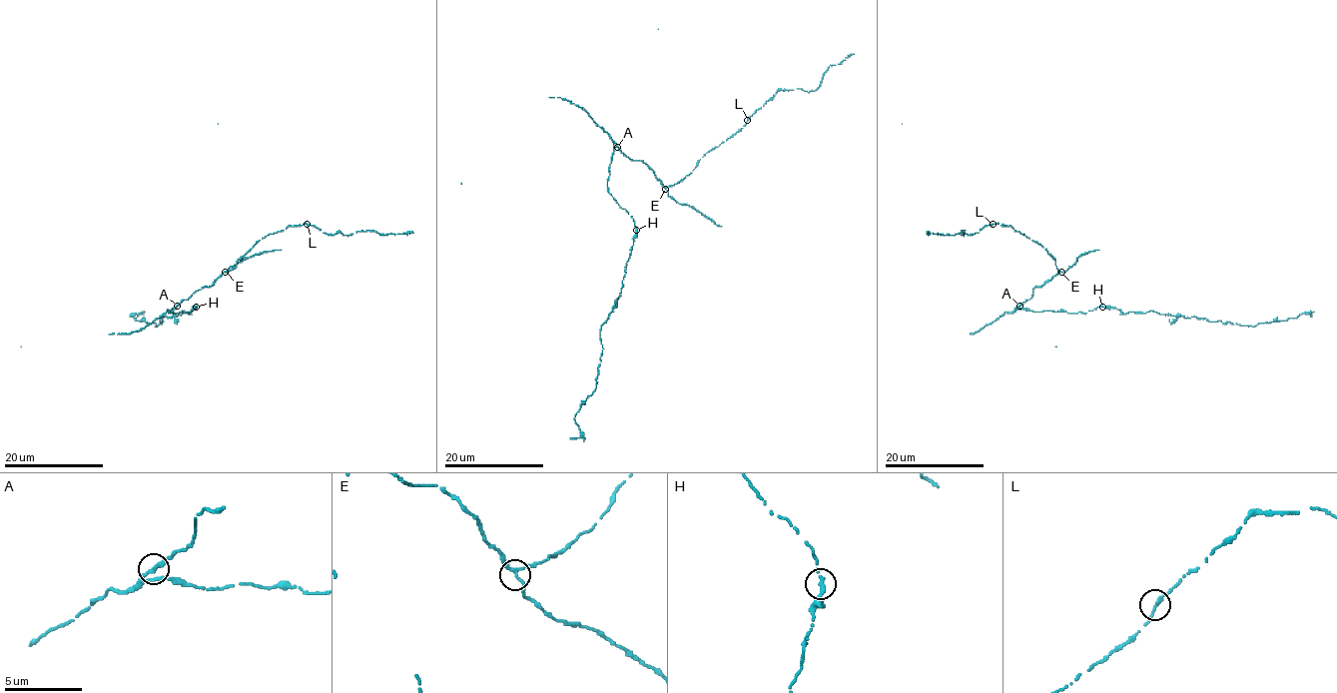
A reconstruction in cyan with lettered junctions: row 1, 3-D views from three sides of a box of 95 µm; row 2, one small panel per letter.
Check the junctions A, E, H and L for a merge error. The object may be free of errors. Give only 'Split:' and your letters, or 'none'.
Split: H

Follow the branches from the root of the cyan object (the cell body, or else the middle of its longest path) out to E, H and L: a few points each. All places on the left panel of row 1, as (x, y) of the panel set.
E: (175, 308), (197, 291), (209, 287), (225, 272)
H: (175, 308), (167, 312), (188, 313), (196, 307)
L: (175, 308), (230, 271), (268, 235), (289, 227), (307, 224)

